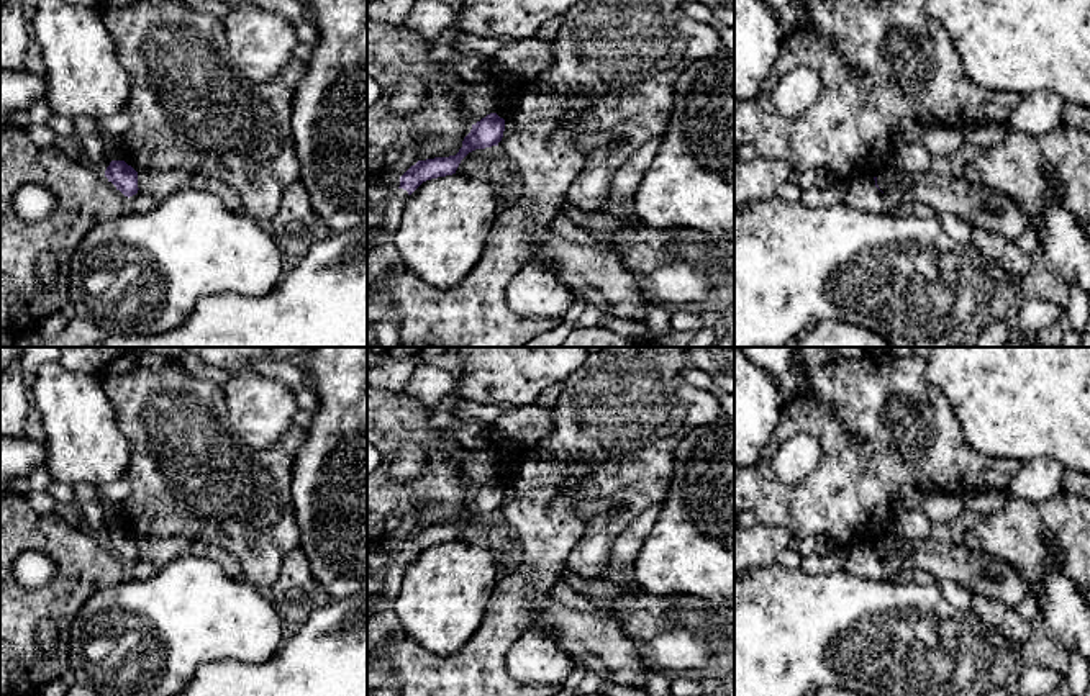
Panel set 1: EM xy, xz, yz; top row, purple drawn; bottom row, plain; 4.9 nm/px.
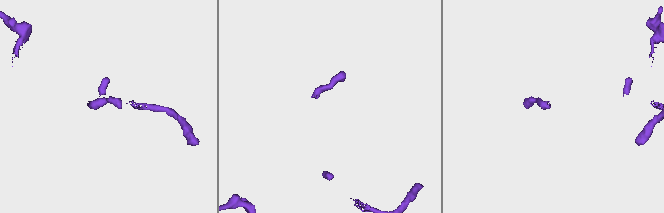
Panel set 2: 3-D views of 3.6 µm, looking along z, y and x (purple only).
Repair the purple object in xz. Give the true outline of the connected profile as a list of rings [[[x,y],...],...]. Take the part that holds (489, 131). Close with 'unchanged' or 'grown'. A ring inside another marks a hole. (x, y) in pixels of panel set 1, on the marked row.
[[[490,113],[475,124],[472,124],[470,133],[464,138],[462,147],[456,156],[434,157],[426,160],[418,160],[411,165],[402,177],[400,187],[393,195],[393,200],[387,203],[385,216],[377,223],[379,229],[387,239],[395,234],[402,211],[406,198],[426,180],[446,177],[456,174],[461,160],[475,149],[485,149],[498,146],[503,138],[505,120],[497,113]]]; grown

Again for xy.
[[[111,160],[105,170],[105,177],[128,198],[139,190],[138,172],[125,160]]]; unchanged

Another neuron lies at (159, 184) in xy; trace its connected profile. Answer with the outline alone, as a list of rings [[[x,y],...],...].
[[[184,169],[139,170],[138,188],[143,193],[154,197],[157,201],[184,188],[208,192],[218,197],[231,211],[243,211],[241,198],[234,188],[221,180],[197,172],[187,172]]]

